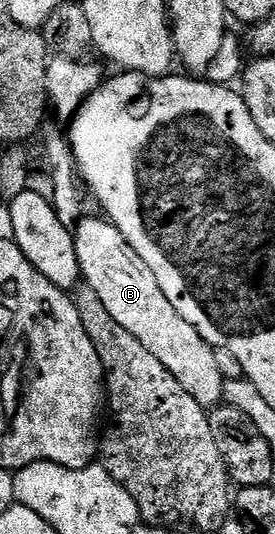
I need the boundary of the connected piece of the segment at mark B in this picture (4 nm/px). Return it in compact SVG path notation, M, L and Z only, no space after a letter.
M83 217L73 228L82 282L101 297L109 317L123 329L129 329L129 333L133 333L133 337L137 337L137 341L141 341L141 345L145 345L145 349L149 349L149 353L181 381L185 393L202 407L218 406L222 402L225 380L221 369L217 369L215 348L203 340L201 333L197 333L173 305L169 305L169 297L161 293L157 277L153 277L149 265L133 253L133 245L121 237L121 229L113 226L106 217L98 218Z

